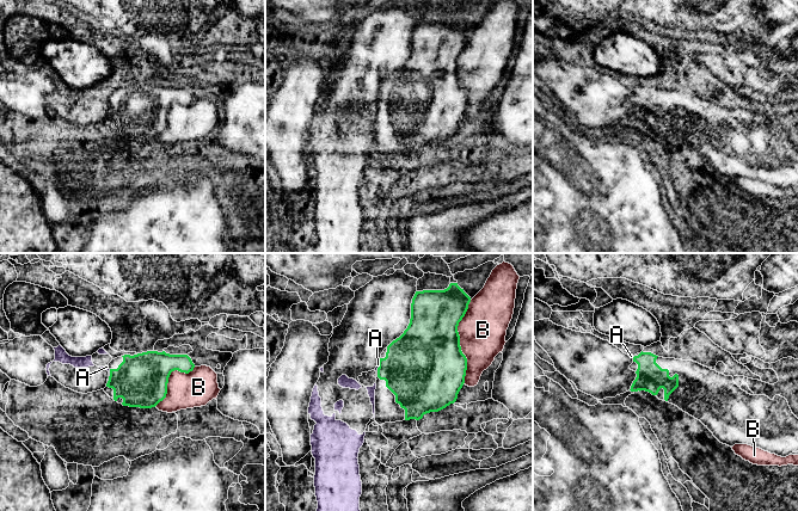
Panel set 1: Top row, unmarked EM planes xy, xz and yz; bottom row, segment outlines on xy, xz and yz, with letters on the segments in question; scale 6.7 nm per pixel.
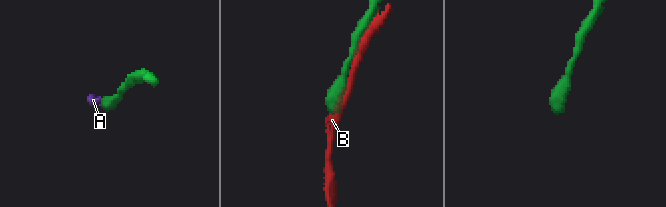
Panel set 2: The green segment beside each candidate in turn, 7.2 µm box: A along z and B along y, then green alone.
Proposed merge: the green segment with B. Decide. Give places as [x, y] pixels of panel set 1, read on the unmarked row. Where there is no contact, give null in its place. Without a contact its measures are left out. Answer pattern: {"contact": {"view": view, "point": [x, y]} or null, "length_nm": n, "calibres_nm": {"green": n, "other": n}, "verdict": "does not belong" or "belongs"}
{"contact": {"view": "xz", "point": [459, 74]}, "length_nm": 550, "calibres_nm": {"green": 480, "other": 320}, "verdict": "does not belong"}

